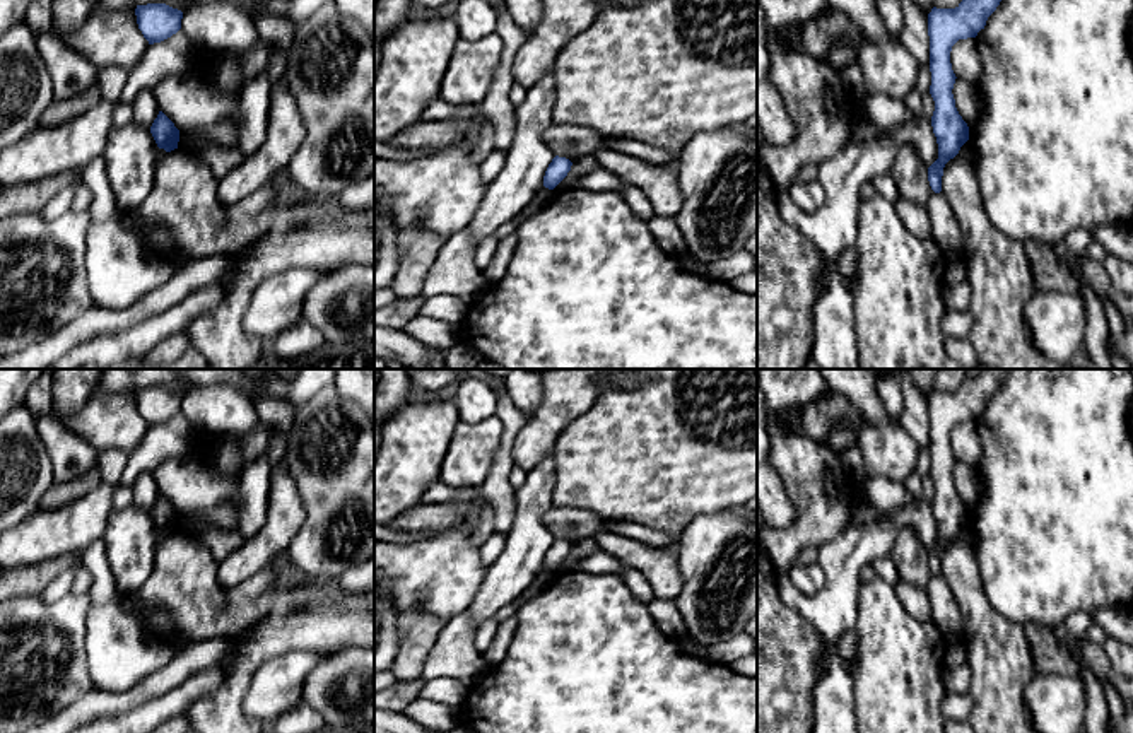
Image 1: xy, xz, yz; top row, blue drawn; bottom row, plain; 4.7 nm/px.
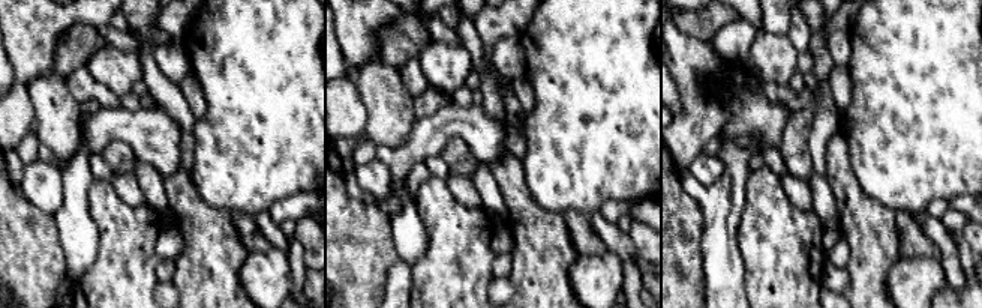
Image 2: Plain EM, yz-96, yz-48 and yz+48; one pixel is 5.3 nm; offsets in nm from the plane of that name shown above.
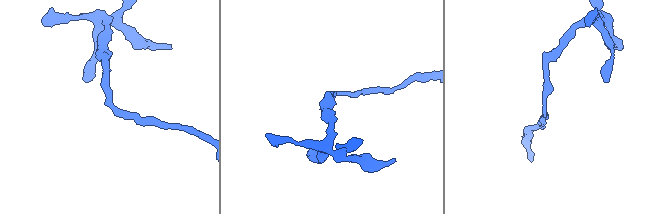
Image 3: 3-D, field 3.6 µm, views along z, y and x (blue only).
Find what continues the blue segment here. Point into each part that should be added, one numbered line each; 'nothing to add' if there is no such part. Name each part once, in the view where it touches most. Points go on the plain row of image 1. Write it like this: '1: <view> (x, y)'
nothing to add

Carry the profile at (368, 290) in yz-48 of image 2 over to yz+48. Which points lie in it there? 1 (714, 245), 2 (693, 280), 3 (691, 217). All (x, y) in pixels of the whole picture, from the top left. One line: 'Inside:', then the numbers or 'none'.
Inside: 2, 3

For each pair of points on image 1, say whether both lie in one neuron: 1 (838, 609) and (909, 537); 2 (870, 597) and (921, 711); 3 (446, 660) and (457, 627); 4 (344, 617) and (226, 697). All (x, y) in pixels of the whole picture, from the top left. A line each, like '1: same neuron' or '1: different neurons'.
1: different neurons
2: same neuron
3: same neuron
4: same neuron

